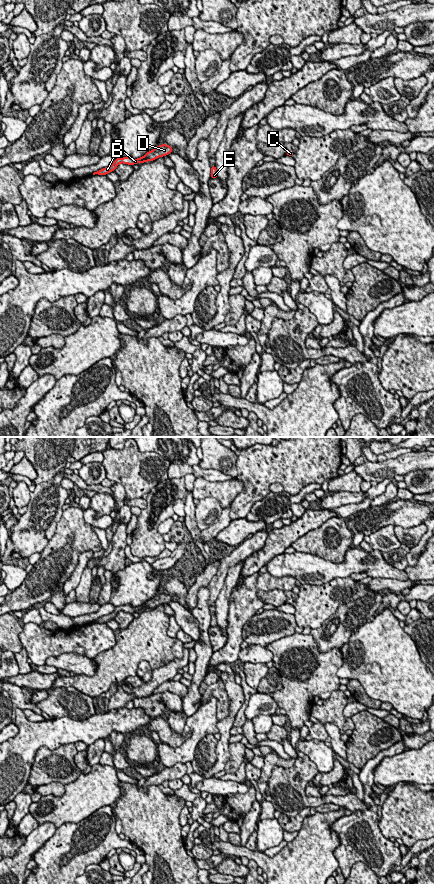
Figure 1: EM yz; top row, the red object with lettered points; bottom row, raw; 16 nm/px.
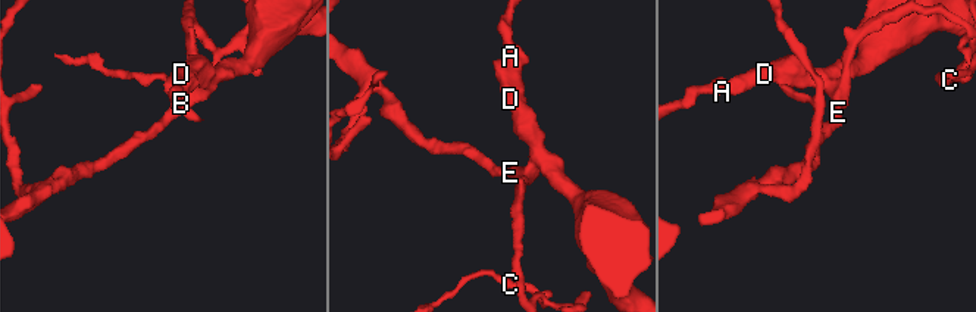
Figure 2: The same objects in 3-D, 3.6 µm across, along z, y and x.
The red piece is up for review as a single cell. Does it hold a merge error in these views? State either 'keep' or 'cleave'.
cleave

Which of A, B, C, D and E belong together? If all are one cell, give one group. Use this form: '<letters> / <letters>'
A B C E / D

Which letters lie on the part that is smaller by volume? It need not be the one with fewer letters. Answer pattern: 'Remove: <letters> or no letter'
Remove: D

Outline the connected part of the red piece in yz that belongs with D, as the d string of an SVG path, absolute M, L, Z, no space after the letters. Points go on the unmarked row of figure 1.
M164 591L160 594L156 594L152 599L147 600L144 603L146 605L146 607L145 608L143 607L142 611L144 611L146 608L153 609L153 608L157 607L158 605L163 605L170 601L172 601L172 595L168 594Z

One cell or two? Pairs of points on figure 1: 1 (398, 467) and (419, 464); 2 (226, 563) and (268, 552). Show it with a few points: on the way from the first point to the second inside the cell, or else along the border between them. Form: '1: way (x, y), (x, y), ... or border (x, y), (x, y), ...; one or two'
1: way (403, 464), (414, 464); one
2: border (264, 544), (260, 549), (244, 559); two

